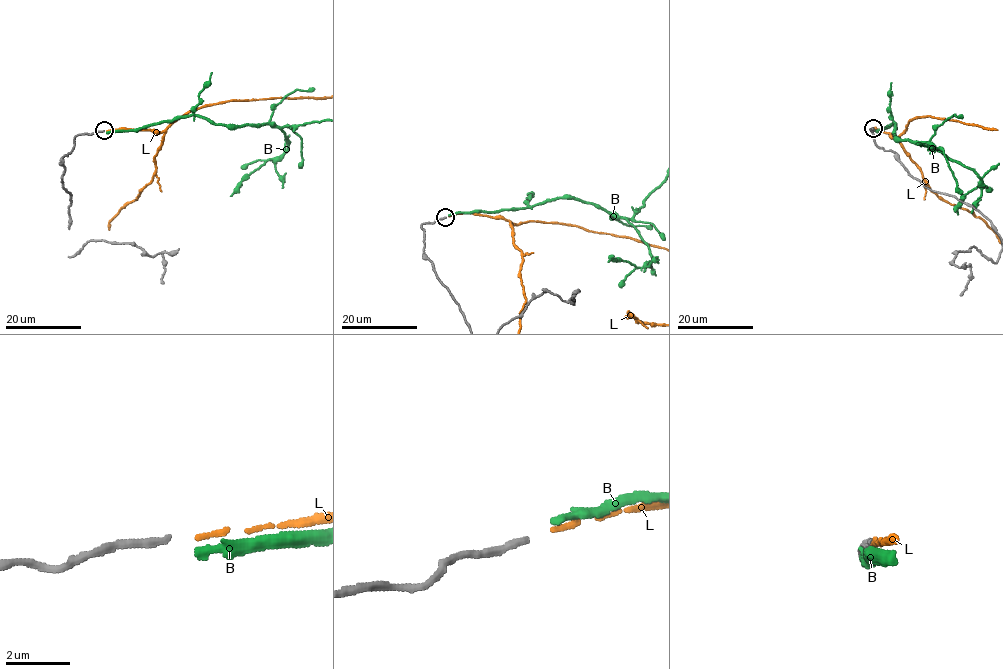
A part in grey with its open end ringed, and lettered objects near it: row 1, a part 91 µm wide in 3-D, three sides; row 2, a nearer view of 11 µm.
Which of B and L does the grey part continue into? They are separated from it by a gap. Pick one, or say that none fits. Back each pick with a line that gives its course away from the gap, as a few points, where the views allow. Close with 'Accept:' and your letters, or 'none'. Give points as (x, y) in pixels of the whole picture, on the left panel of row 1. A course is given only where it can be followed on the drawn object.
Accept: L

